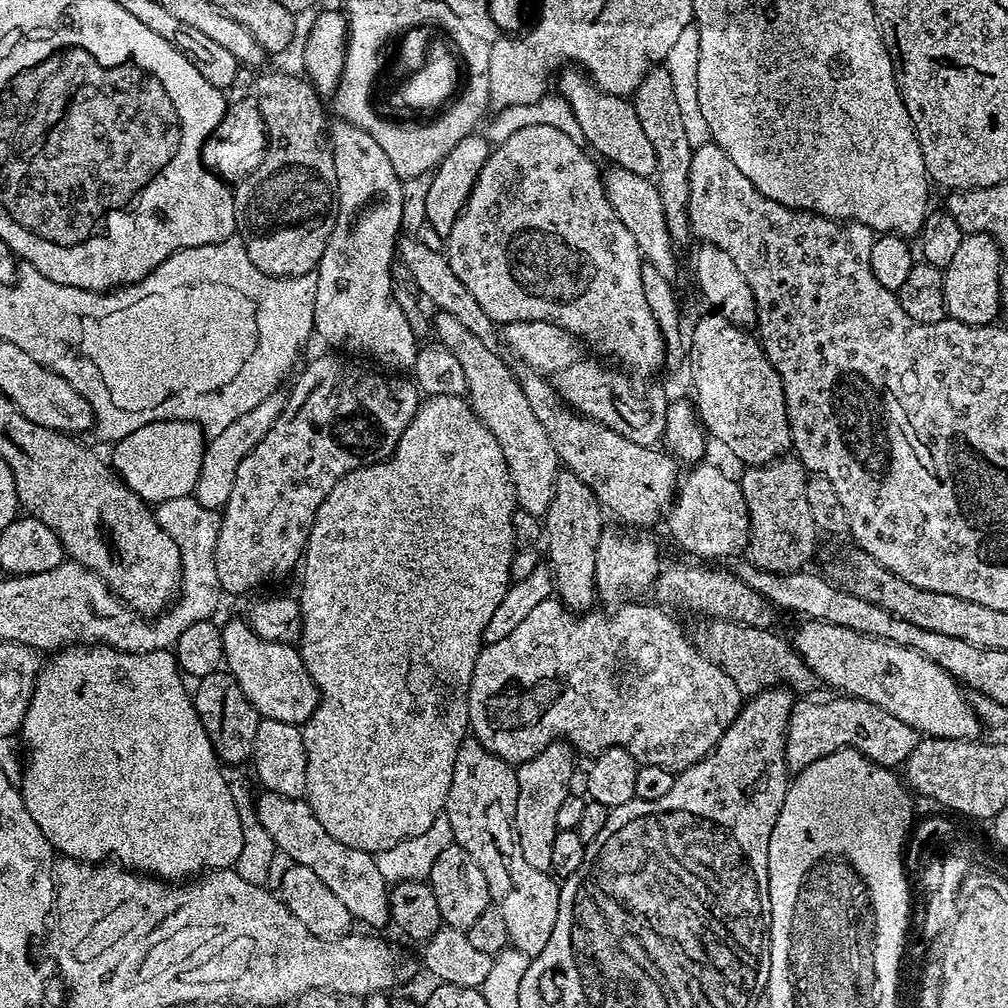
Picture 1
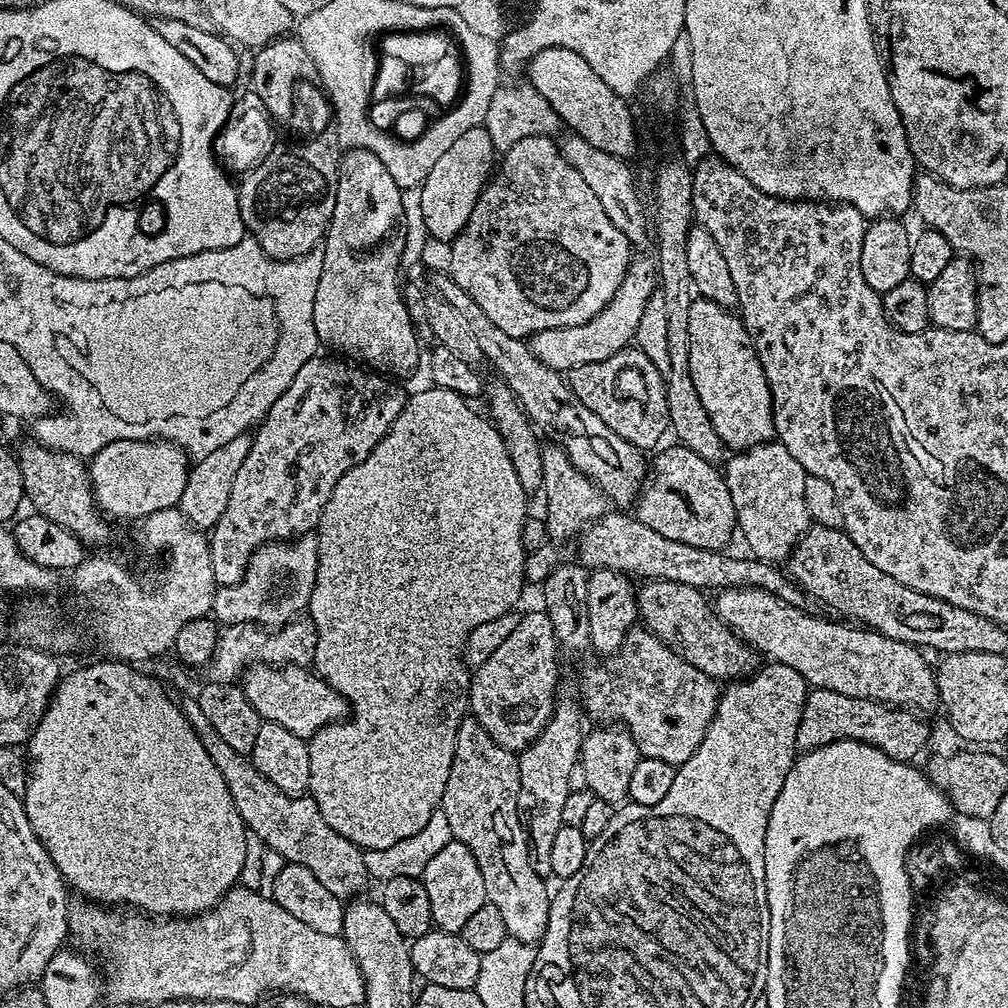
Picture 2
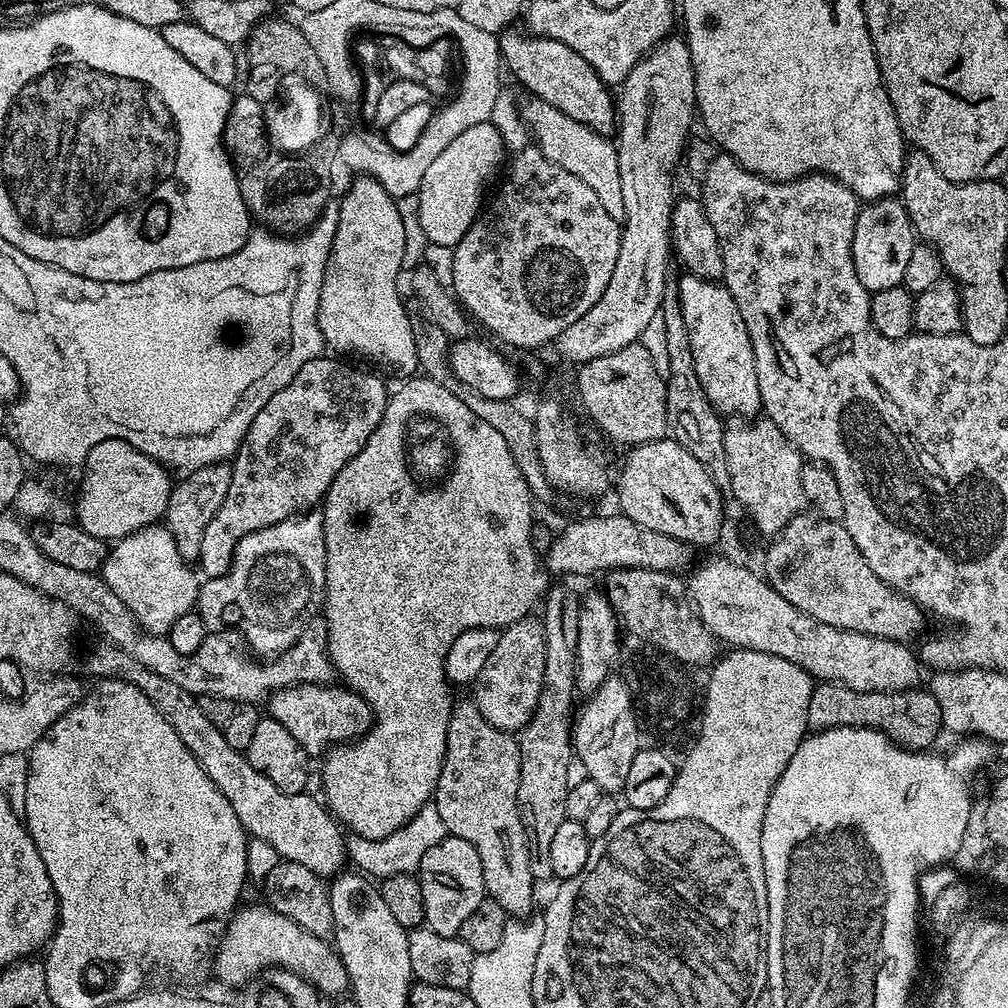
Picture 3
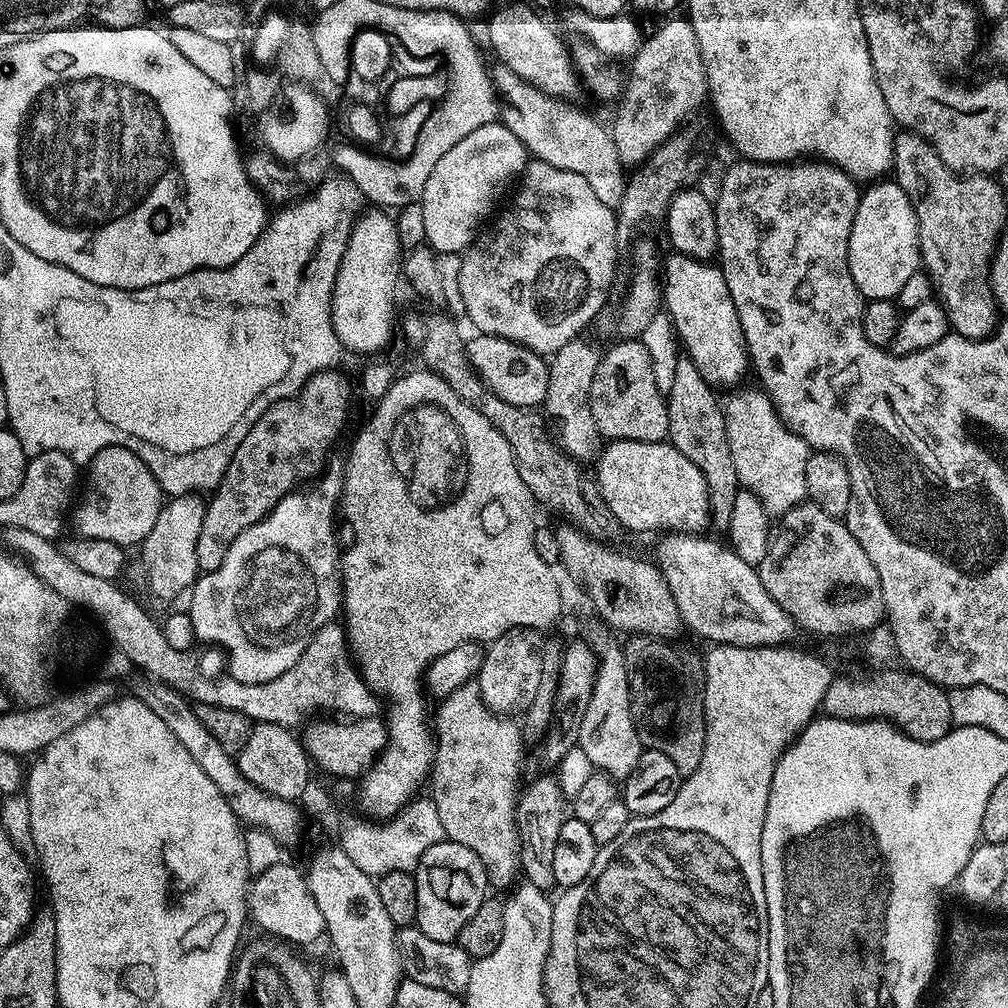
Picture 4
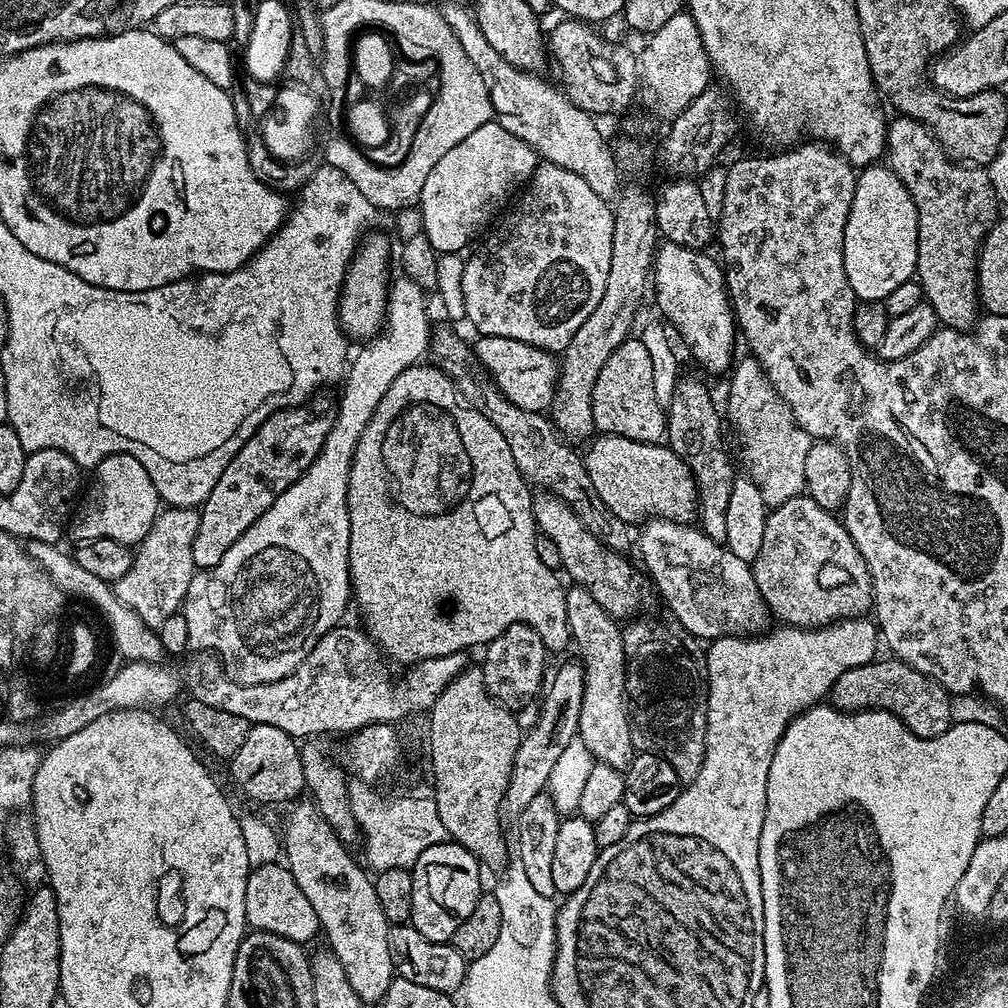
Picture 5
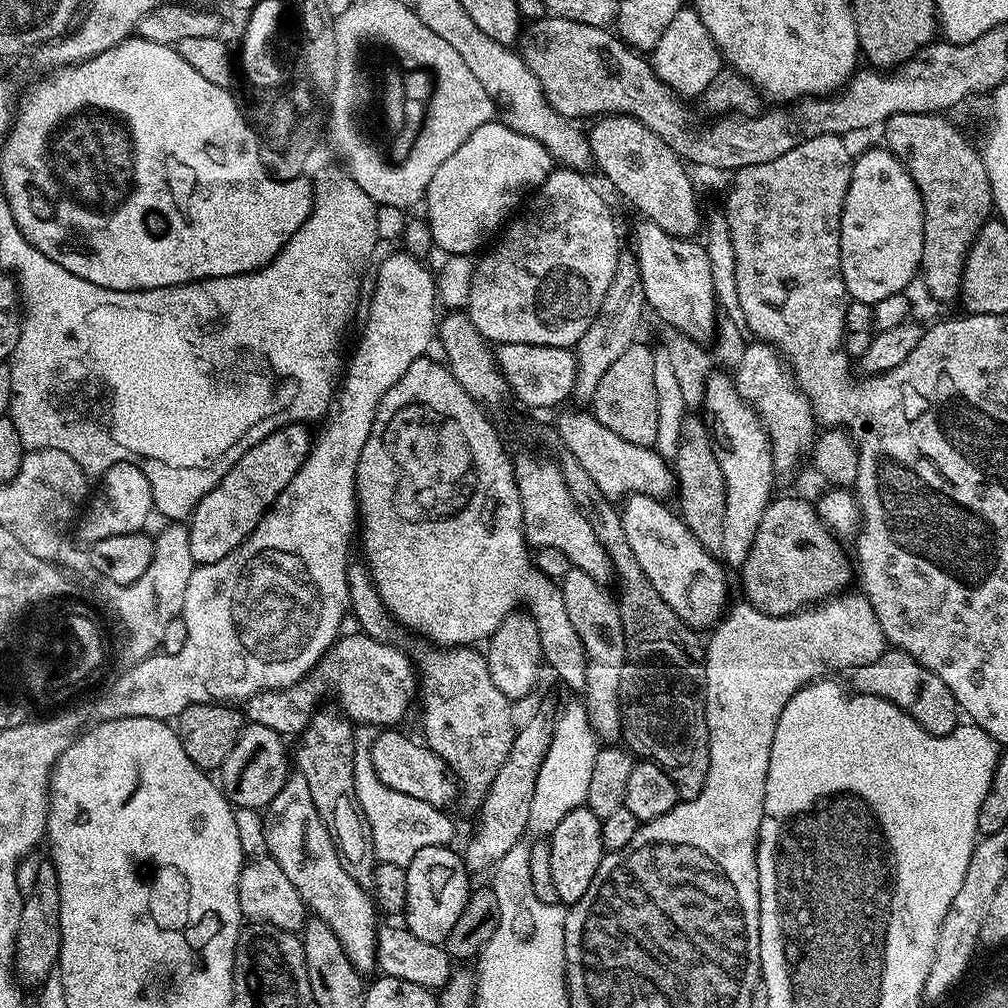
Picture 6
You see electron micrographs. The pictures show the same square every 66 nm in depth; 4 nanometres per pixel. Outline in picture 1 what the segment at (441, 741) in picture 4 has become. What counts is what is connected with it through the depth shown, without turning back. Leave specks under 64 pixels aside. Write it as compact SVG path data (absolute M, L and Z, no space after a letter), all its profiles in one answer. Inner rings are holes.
M465 738L458 750L458 758L454 762L454 778L450 782L450 794L444 803L443 816L450 822L450 830L455 844L474 862L478 862L482 874L488 883L488 895L491 903L502 914L506 921L506 934L508 943L517 948L529 958L539 954L550 942L550 933L554 930L554 922L558 918L558 898L560 897L560 884L549 873L534 870L526 858L522 858L520 841L516 839L516 807L518 806L518 778L516 768L507 764L498 754L486 750L474 738Z

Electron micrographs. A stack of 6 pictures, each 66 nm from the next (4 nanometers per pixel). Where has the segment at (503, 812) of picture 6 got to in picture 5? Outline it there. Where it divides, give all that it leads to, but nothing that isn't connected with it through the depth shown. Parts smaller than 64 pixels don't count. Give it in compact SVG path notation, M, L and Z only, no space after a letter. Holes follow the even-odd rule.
M579 661L566 662L552 676L552 685L543 693L544 705L540 708L540 717L532 729L523 733L518 750L514 754L514 766L510 770L510 782L506 786L503 811L519 818L522 810L534 797L541 795L548 785L550 770L558 762L562 750L577 737L580 731L582 698L584 697L584 666Z

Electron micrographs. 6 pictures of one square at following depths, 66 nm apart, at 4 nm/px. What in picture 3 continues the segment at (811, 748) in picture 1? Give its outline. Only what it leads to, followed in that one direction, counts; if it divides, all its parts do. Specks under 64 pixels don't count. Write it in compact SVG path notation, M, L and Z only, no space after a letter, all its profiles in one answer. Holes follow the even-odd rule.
M820 682L813 687L808 711L809 729L824 732L828 728L872 728L876 732L889 736L900 748L907 748L909 752L923 752L931 749L932 743L939 738L944 728L942 711L938 702L928 690L910 688L907 692L859 692L850 690L845 684Z

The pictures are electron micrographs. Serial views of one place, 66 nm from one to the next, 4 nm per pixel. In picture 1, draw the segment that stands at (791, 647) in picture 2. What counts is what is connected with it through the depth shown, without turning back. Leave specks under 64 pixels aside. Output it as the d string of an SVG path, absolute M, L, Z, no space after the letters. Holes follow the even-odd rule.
M805 619L803 623L796 632L794 647L819 681L825 680L855 700L882 706L882 710L902 718L906 726L925 737L975 741L981 735L982 723L969 697L960 693L961 685L942 666L918 654L918 650L858 634L846 626L825 624L823 620Z

